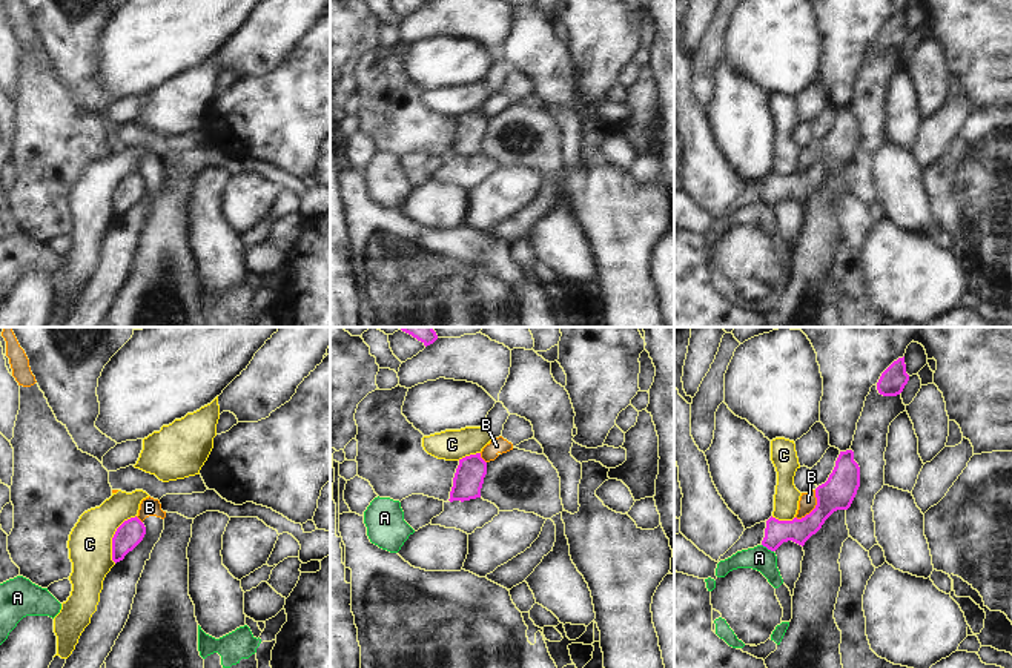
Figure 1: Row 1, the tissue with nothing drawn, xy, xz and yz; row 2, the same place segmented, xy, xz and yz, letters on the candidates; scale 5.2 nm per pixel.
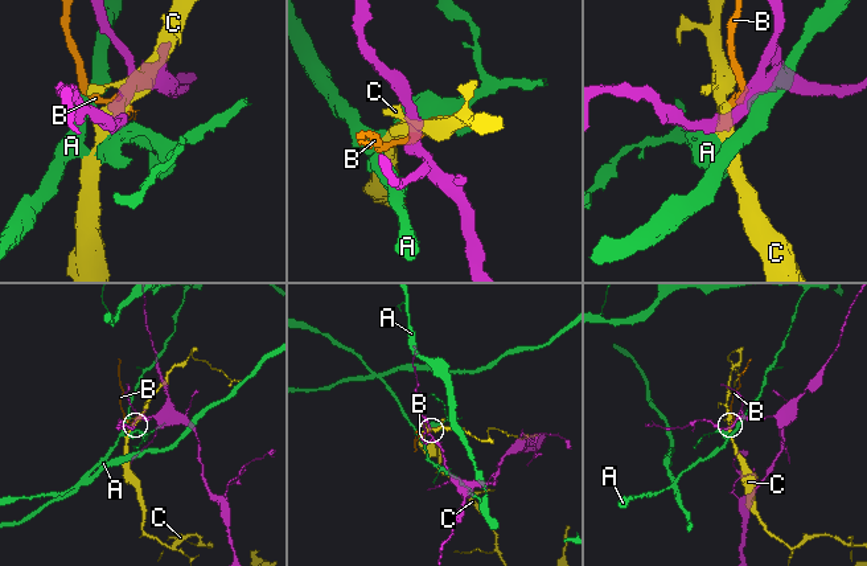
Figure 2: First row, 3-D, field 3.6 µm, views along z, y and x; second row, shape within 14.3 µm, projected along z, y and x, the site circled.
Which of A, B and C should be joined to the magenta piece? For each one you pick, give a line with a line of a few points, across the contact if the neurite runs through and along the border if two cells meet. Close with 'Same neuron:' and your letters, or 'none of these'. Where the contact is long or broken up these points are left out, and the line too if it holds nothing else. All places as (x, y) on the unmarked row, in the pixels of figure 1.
Same neuron: none of these.

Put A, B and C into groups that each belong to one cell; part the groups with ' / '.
A / B / C

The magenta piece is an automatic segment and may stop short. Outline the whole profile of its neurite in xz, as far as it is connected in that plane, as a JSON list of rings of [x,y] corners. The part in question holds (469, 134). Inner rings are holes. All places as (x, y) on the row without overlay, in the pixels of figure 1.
[[[481,109],[459,115],[448,157],[464,158],[481,154],[485,131],[487,118],[481,114]]]

